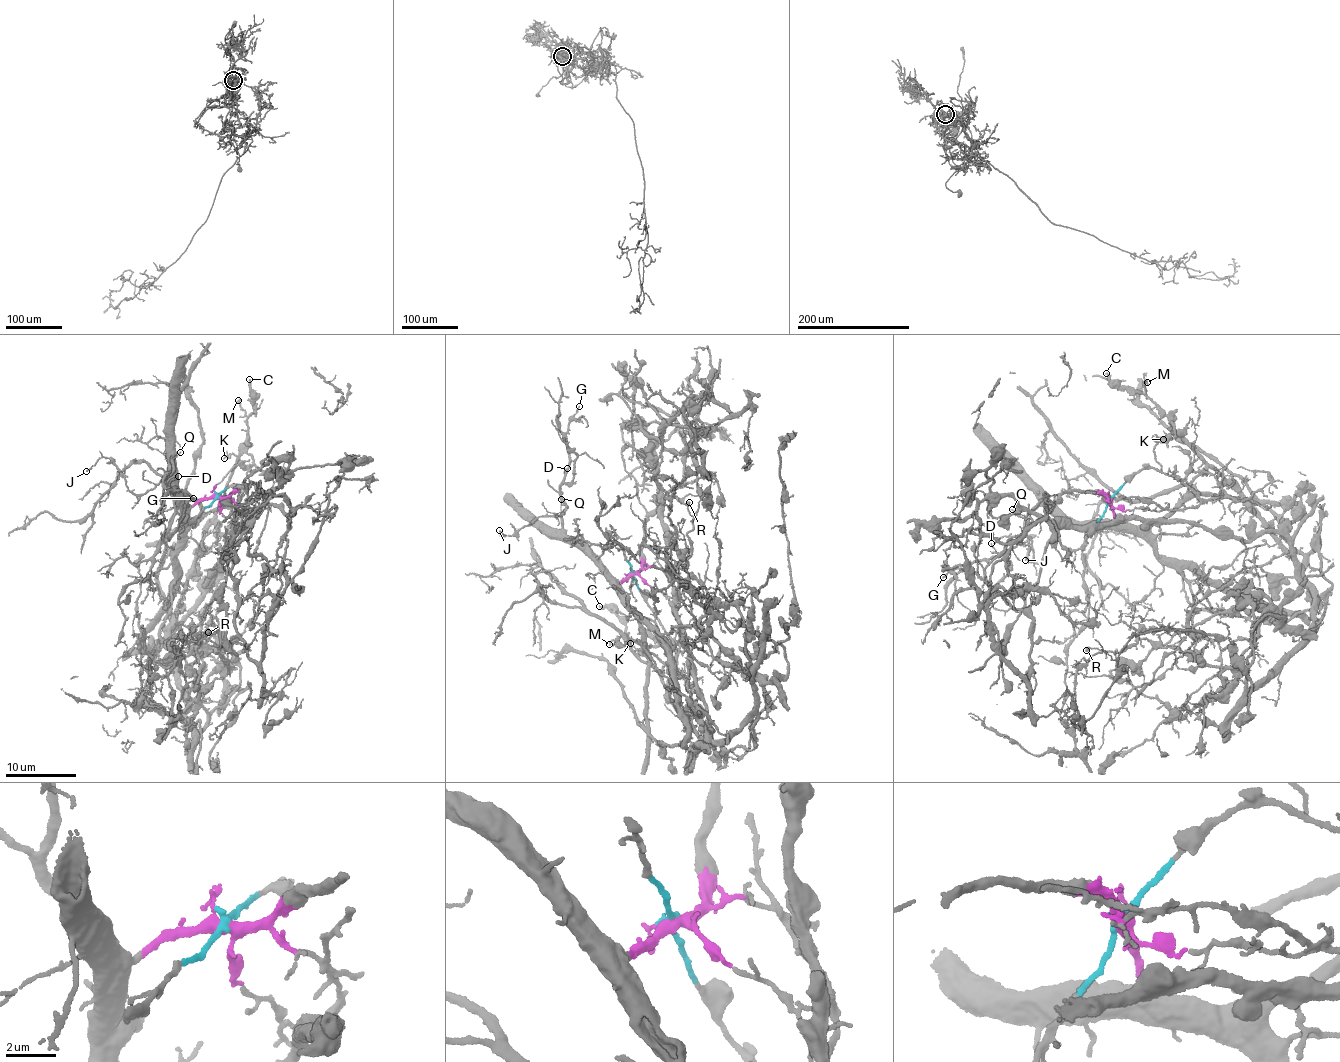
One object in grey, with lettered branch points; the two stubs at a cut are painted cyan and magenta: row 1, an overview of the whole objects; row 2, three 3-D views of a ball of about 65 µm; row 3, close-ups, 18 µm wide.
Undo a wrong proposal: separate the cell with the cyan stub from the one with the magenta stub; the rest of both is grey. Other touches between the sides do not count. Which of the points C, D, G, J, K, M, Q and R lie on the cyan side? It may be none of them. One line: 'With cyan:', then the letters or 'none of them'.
With cyan: C, K, M

